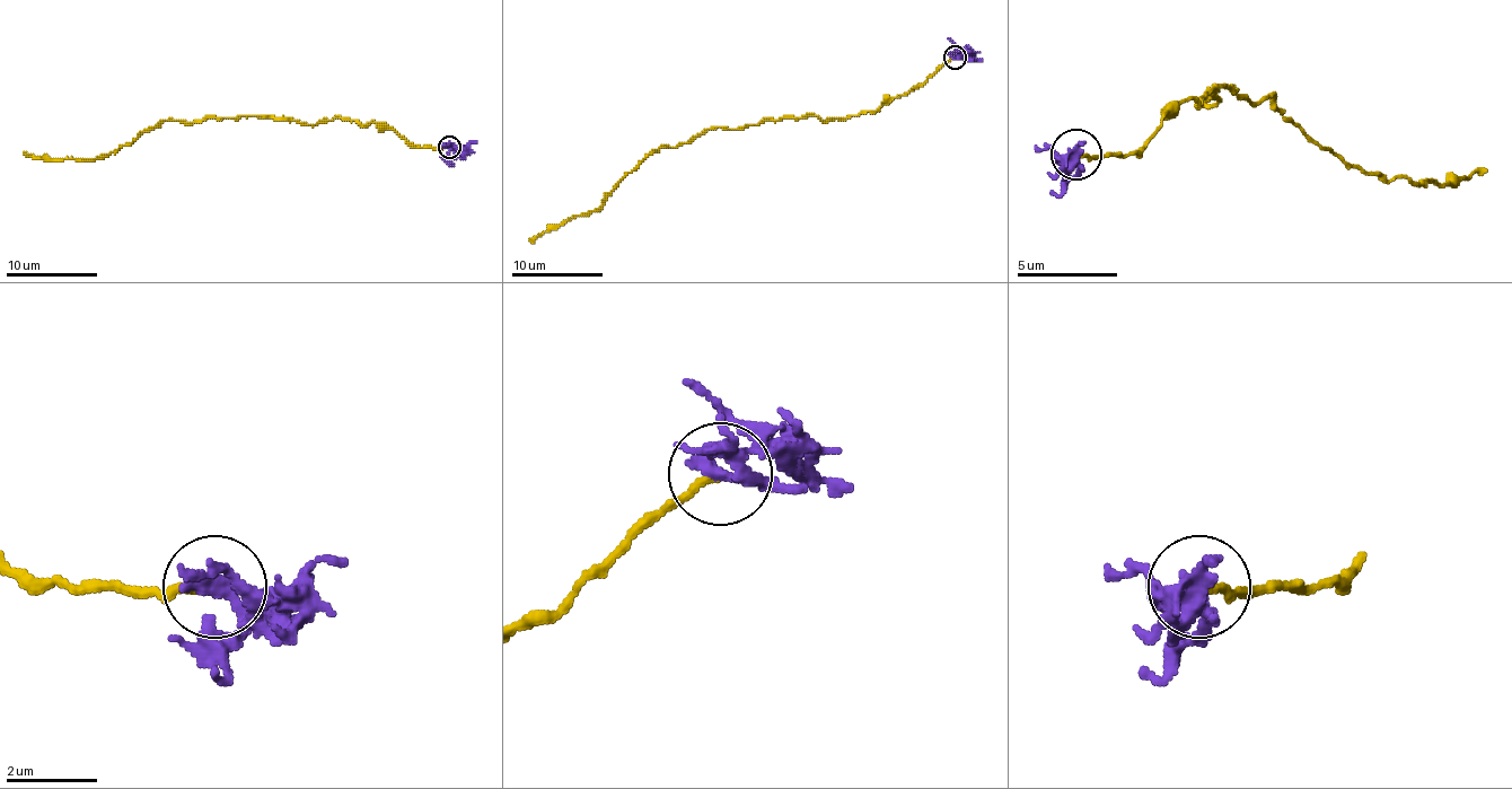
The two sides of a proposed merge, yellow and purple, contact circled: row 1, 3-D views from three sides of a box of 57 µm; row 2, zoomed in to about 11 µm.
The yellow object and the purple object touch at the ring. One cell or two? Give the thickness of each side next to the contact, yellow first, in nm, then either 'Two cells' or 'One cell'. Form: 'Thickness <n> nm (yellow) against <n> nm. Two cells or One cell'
Thickness 140 nm (yellow) against 240 nm. Two cells

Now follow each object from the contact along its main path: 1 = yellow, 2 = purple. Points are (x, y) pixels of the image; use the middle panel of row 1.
1: (955, 59), (859, 115), (711, 126), (675, 148), (655, 150), (599, 207), (529, 240)
2: (955, 57), (961, 50), (948, 38)

